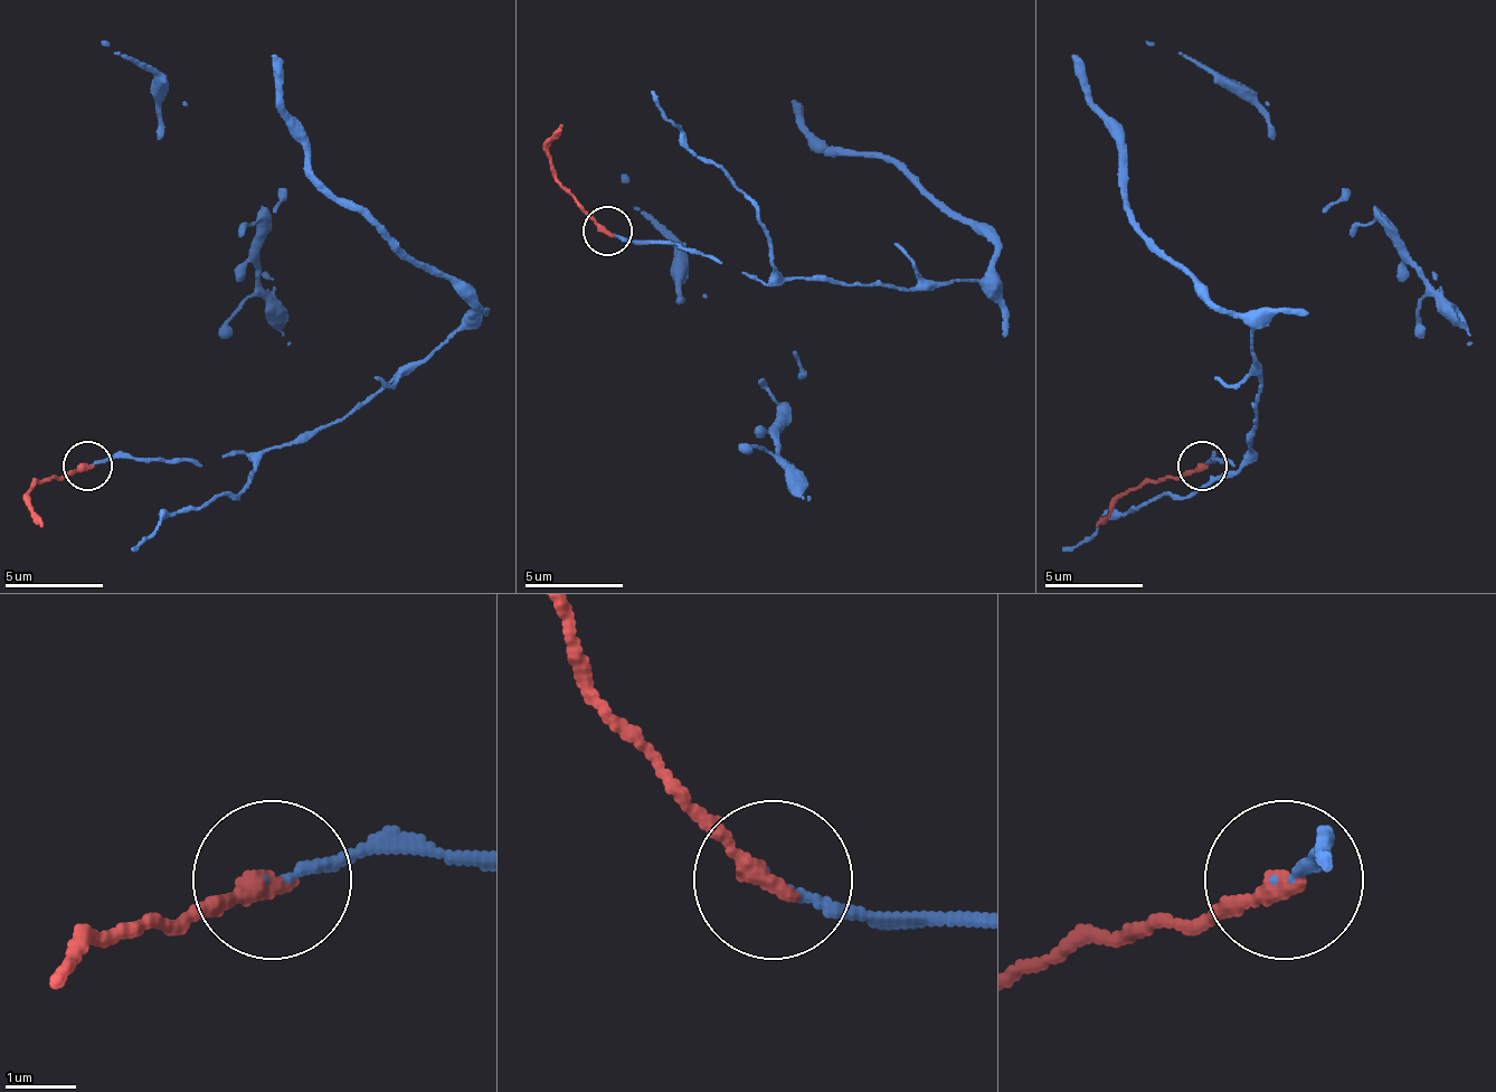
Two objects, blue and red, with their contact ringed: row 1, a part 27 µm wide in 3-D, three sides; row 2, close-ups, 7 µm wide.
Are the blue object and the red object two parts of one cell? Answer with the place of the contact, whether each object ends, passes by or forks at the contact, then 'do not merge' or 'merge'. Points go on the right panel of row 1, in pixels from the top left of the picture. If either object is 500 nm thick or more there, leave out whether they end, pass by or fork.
at (1202, 466); blue ends there; red ends there; do not merge

